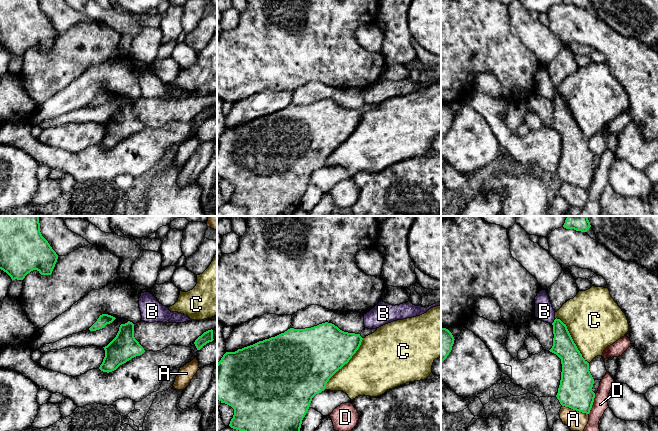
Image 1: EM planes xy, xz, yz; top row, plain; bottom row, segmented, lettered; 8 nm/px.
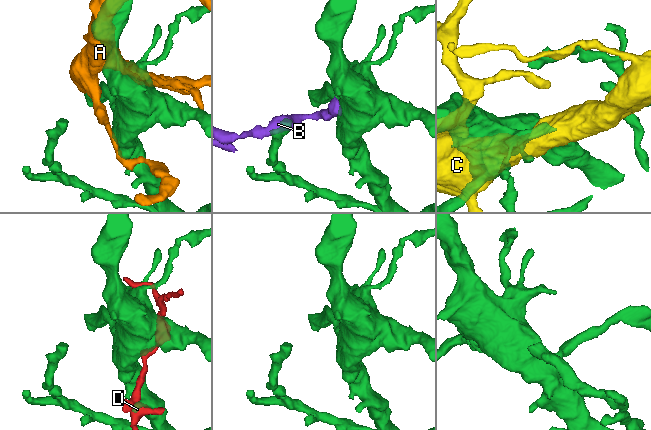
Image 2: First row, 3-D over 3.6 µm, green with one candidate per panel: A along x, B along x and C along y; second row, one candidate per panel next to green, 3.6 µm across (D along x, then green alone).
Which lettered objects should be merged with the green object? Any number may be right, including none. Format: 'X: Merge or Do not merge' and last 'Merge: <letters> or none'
A: Do not merge
B: Do not merge
C: Do not merge
D: Do not merge
Merge: none

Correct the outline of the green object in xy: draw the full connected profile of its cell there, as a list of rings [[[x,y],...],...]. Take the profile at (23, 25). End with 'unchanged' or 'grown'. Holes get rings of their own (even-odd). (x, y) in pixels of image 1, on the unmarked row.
[[[0,0],[0,45],[12,56],[23,56],[33,46],[51,51],[58,31],[40,8],[40,0]]] | unchanged

